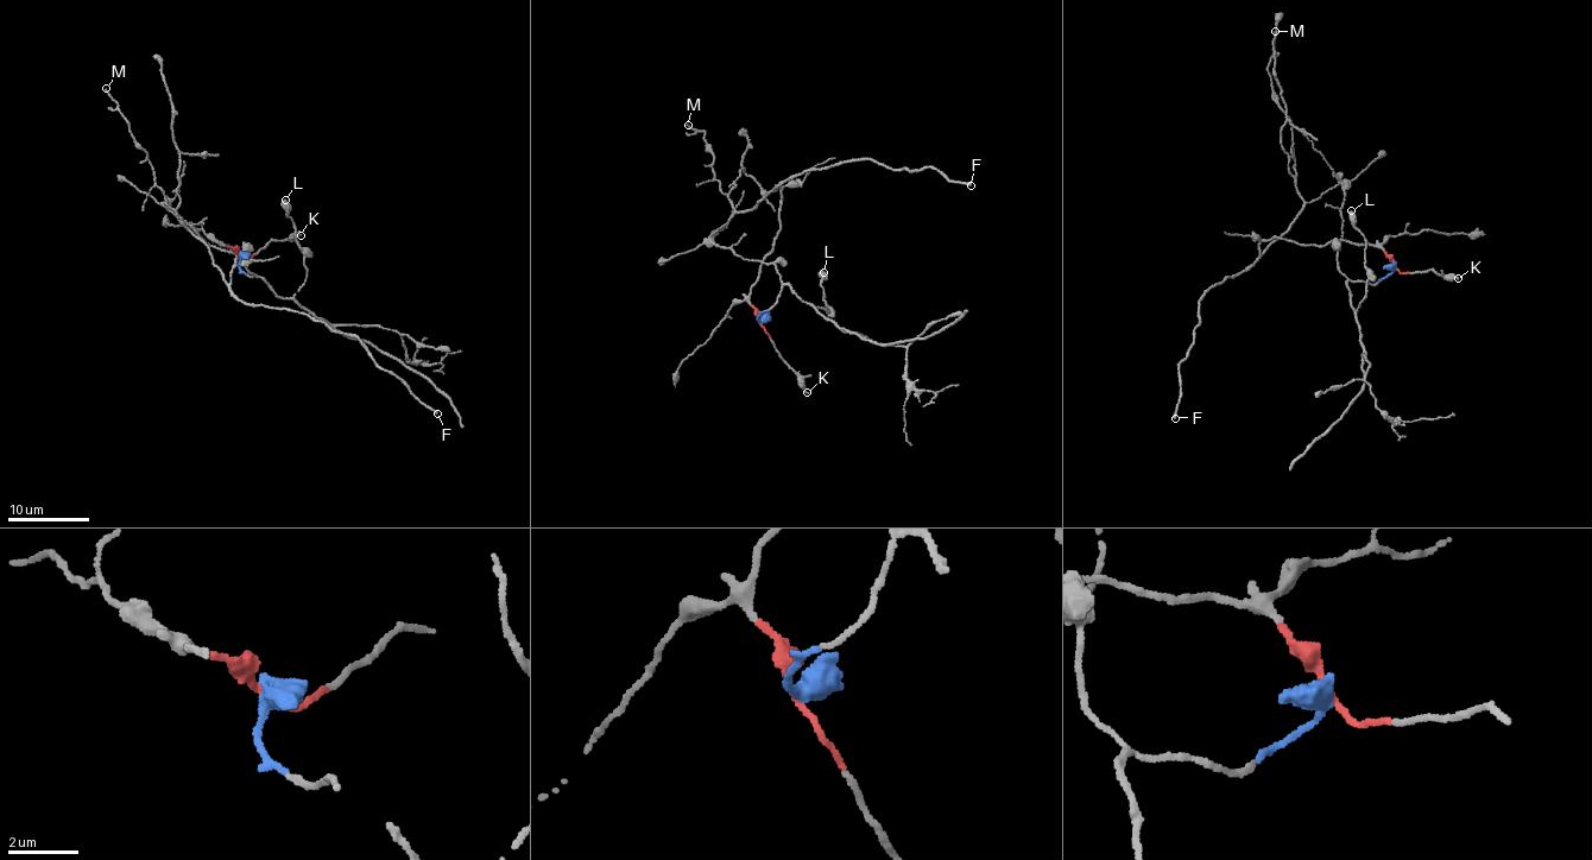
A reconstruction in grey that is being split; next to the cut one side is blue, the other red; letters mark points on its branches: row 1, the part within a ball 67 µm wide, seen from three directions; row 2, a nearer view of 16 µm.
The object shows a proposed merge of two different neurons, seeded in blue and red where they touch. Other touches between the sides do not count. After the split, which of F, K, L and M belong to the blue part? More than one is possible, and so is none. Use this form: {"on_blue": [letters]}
{"on_blue": ["L"]}

